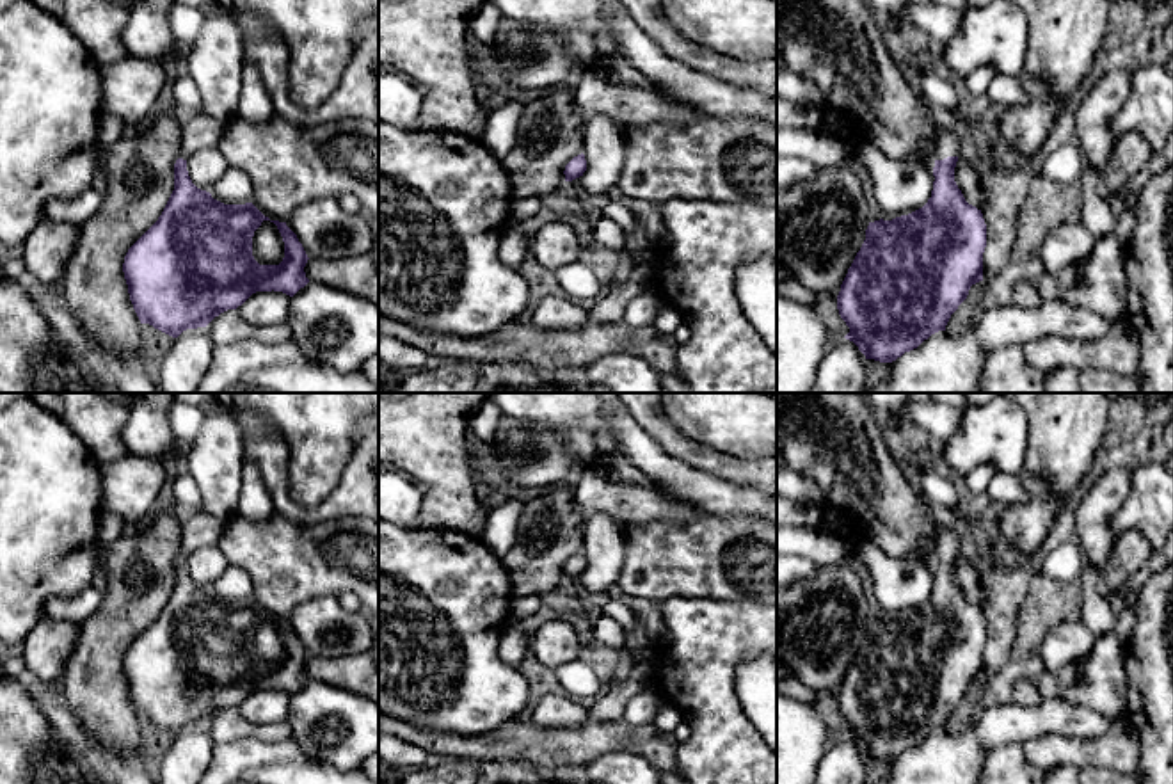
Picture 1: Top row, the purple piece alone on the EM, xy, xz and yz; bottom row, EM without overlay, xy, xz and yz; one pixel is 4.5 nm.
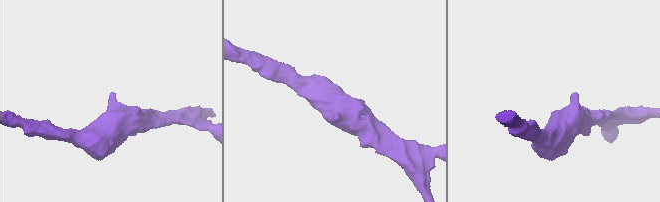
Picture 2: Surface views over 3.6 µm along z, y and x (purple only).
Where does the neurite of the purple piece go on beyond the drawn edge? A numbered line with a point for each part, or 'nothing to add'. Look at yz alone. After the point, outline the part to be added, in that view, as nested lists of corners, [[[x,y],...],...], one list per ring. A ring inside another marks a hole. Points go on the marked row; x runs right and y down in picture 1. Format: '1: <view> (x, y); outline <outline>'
1: yz (948, 144); outline [[[940,124],[937,126],[935,146],[937,146],[937,153],[935,153],[937,160],[944,160],[947,156],[958,156],[960,140],[958,140],[956,133]]]

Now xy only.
1: xy (201, 130); outline [[[206,112],[194,114],[183,124],[181,153],[180,158],[187,160],[192,153],[203,148],[219,148],[226,132],[226,124],[213,119]]]

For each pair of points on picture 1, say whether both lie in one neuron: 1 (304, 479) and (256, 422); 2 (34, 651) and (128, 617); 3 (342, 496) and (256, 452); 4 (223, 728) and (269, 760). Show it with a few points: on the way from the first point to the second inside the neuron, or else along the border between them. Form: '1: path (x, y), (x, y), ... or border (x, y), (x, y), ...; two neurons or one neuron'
1: border (272, 422), (288, 448), (288, 493), (299, 502); two neurons
2: border (75, 639), (61, 678); two neurons
3: path (315, 512), (297, 512), (279, 495), (276, 479); one neuron
4: border (283, 738), (274, 742), (253, 738), (214, 742); two neurons

